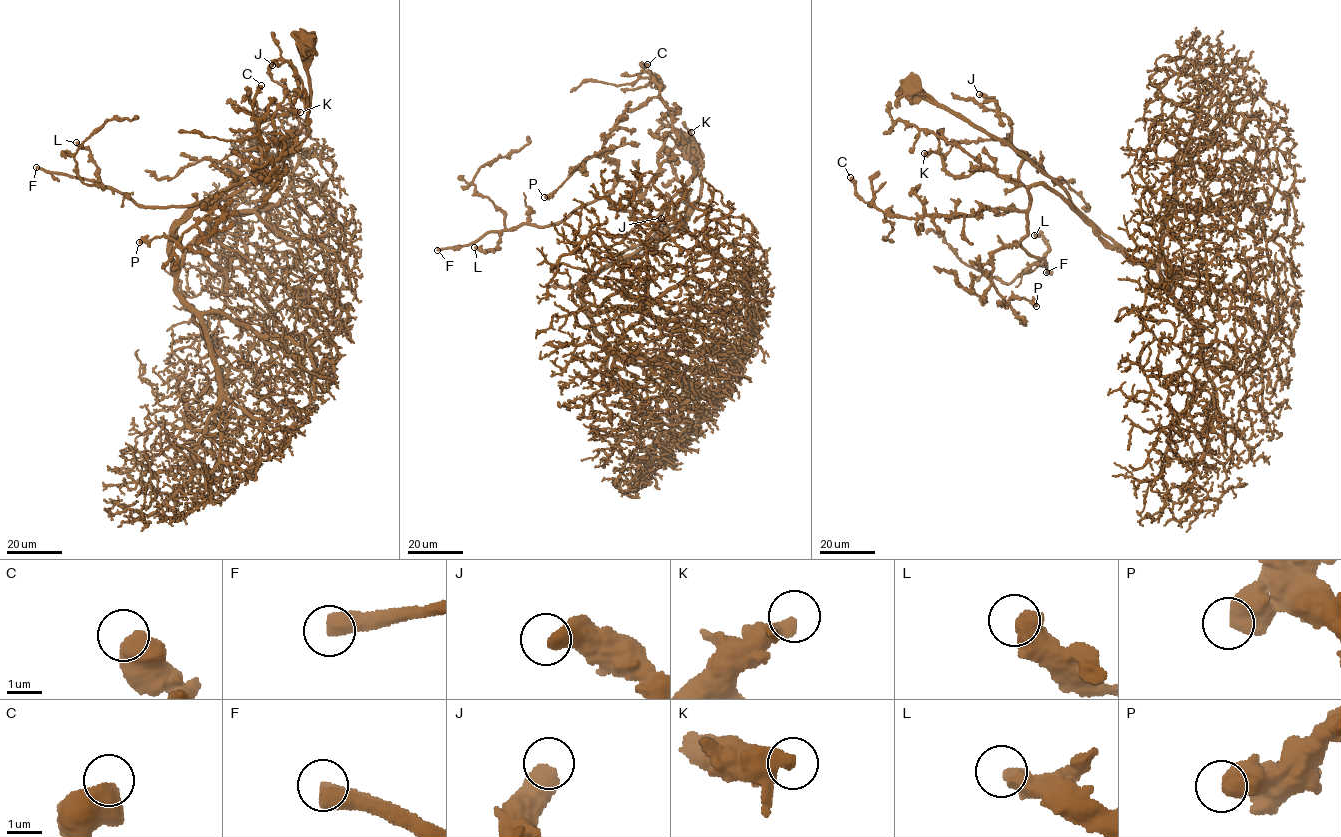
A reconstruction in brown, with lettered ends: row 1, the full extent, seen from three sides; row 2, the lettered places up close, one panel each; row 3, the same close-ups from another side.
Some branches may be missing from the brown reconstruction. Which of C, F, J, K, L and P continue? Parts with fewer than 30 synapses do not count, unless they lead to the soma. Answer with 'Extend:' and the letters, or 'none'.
Extend: F

